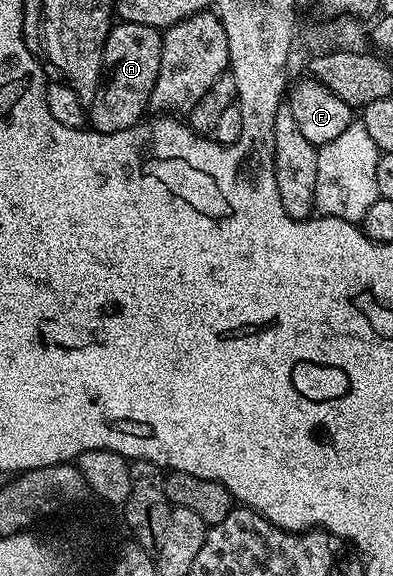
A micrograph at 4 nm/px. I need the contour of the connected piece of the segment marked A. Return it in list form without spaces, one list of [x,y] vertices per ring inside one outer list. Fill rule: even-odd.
[[[117,21],[104,42],[104,68],[100,91],[88,110],[91,129],[109,134],[136,125],[149,113],[150,92],[158,80],[162,34],[155,26]]]

